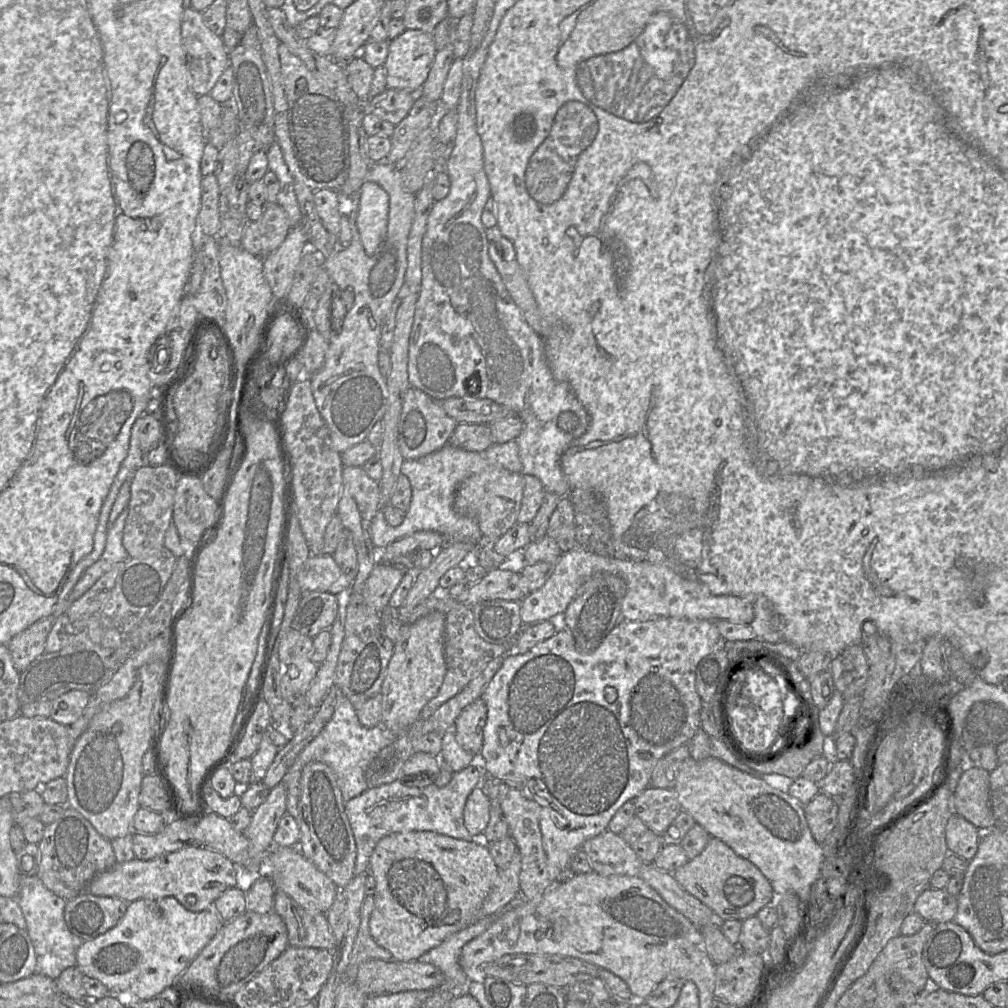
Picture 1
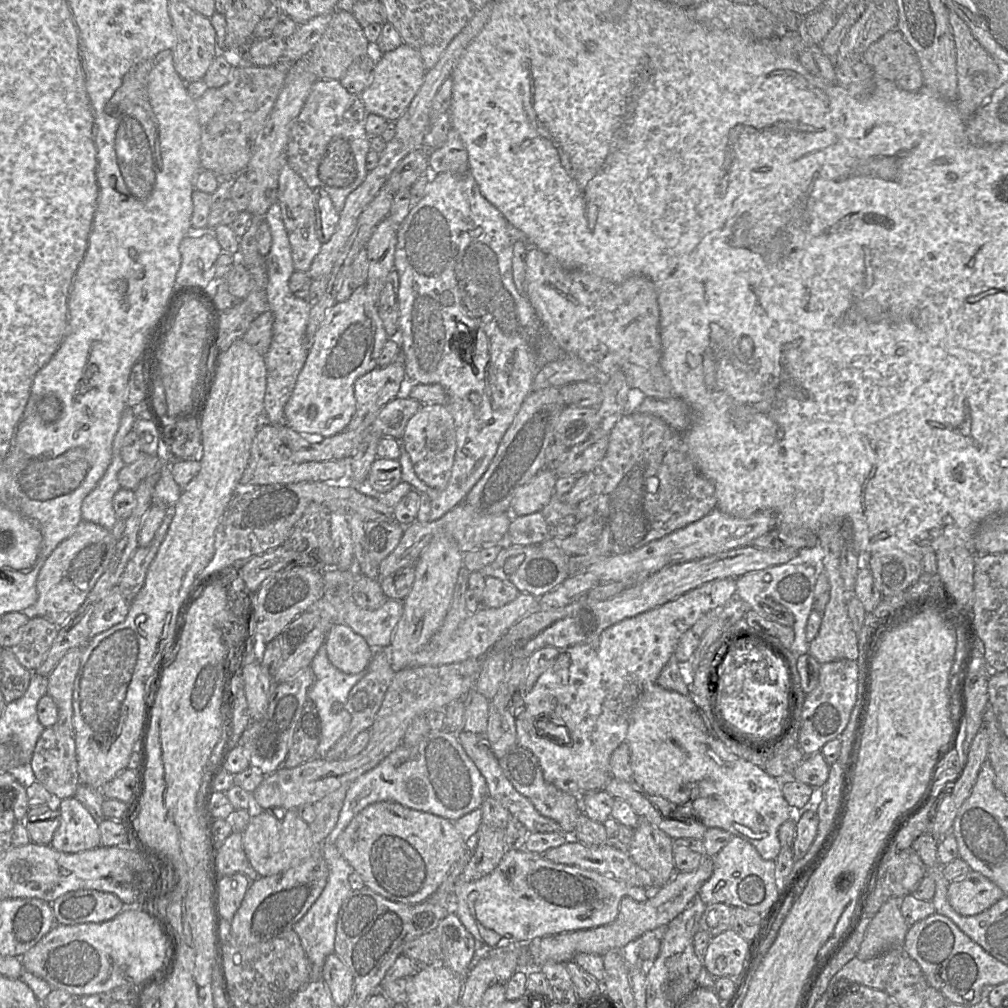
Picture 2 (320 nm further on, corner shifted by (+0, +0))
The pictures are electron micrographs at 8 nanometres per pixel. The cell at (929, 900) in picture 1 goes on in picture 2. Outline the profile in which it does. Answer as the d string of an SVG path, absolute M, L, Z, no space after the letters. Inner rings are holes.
M972 870L950 882L947 890L949 904L962 916L979 914L1004 896L1004 892L995 883Z

